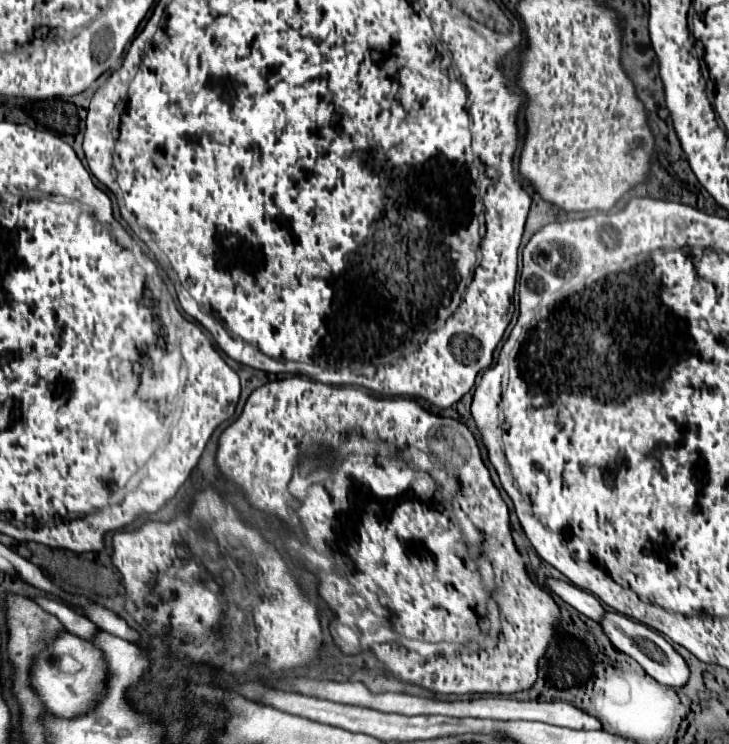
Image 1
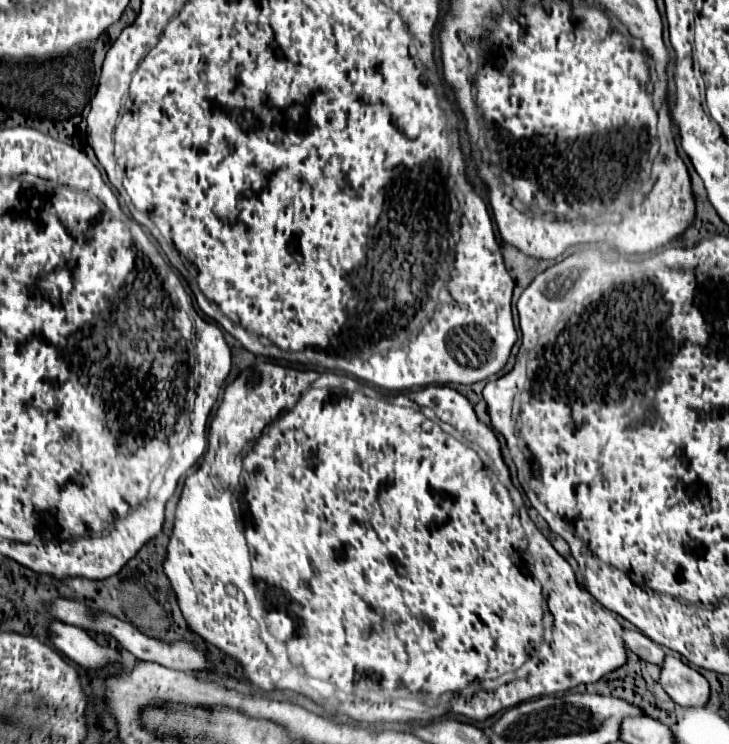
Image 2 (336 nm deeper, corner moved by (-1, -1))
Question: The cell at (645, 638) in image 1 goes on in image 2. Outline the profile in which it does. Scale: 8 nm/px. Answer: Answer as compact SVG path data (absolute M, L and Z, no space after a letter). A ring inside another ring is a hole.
M676 656L664 658L660 684L666 694L680 706L704 706L710 696L708 680Z

